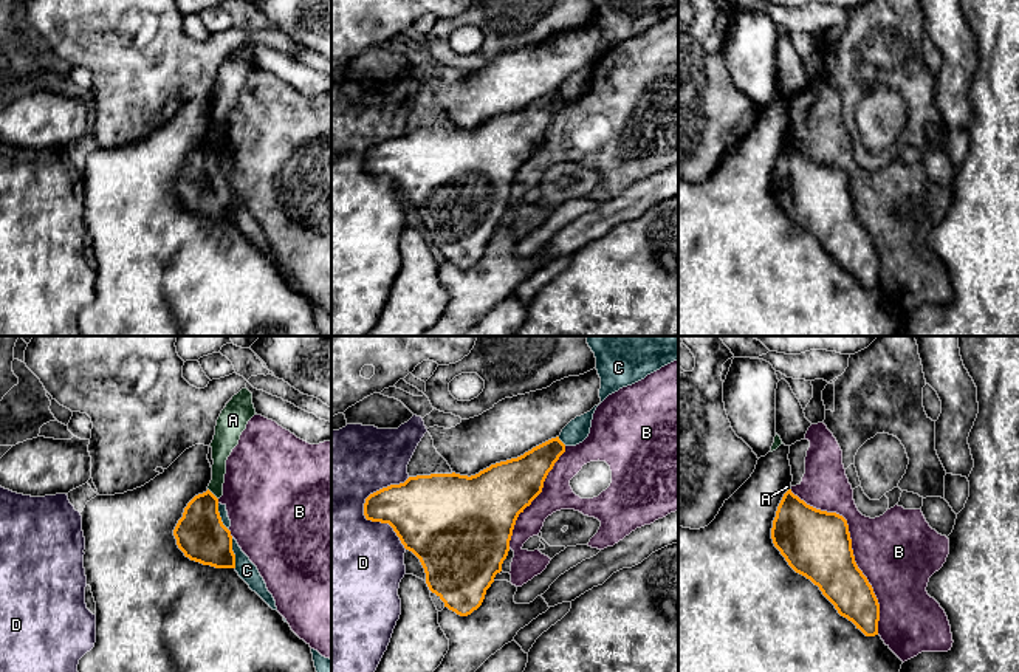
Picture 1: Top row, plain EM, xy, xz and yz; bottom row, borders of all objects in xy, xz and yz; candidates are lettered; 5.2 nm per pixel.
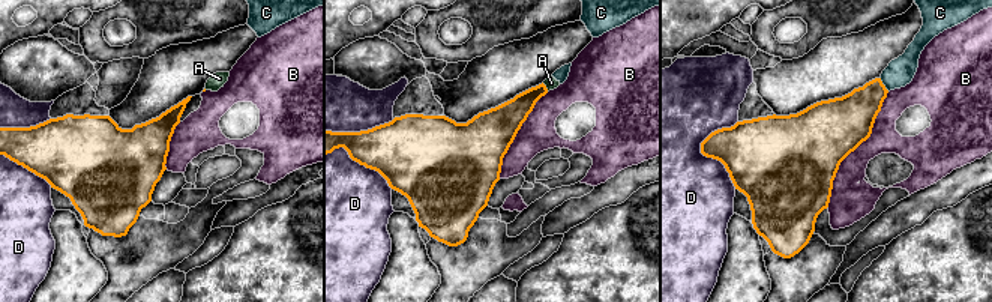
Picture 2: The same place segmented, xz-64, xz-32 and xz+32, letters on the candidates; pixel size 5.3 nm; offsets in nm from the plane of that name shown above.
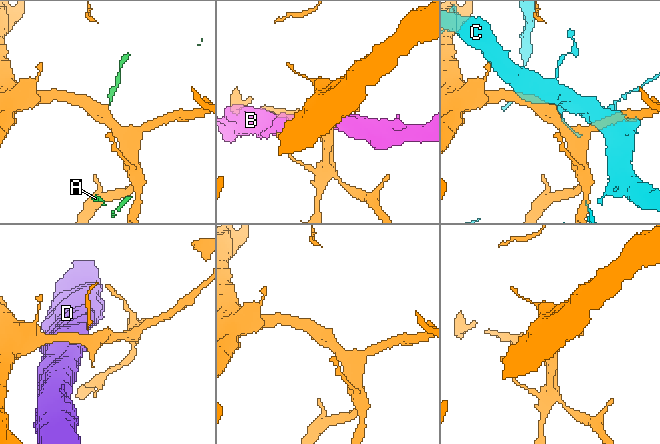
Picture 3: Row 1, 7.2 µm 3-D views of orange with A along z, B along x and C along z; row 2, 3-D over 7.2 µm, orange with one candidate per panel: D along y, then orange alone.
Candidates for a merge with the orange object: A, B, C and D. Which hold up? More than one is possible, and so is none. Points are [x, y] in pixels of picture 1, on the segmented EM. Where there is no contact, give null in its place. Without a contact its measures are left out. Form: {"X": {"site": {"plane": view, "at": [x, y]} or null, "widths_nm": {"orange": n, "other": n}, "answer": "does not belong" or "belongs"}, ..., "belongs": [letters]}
{"A": {"site": {"plane": "xy", "at": [212, 494]}, "widths_nm": {"orange": 260, "other": 110}, "answer": "does not belong"}, "B": {"site": {"plane": "yz", "at": [852, 550]}, "widths_nm": {"orange": 360, "other": 420}, "answer": "does not belong"}, "C": {"site": {"plane": "xy", "at": [233, 553]}, "widths_nm": {"orange": 260, "other": 100}, "answer": "does not belong"}, "D": {"site": {"plane": "xz", "at": [364, 510]}, "widths_nm": {"orange": 280, "other": 460}, "answer": "does not belong"}, "belongs": []}

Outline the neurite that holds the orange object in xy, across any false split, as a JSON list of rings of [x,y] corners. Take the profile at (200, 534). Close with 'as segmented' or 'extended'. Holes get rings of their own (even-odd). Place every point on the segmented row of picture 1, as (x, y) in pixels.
[[[209,489],[187,503],[173,536],[190,561],[215,568],[235,568],[232,536],[221,522],[218,499]]]; as segmented

